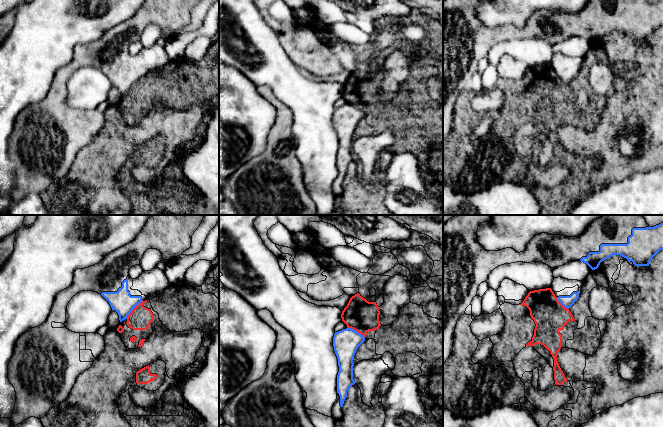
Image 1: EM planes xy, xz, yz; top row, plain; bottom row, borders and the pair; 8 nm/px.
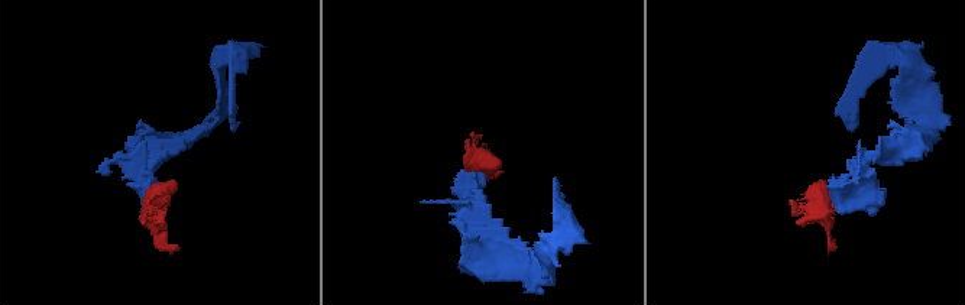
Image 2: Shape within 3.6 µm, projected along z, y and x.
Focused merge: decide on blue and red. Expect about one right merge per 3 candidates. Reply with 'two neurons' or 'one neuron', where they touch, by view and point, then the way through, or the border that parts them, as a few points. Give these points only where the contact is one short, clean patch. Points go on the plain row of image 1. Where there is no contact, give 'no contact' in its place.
two neurons | xy (132, 85) | along xy (142, 76), (126, 94)

